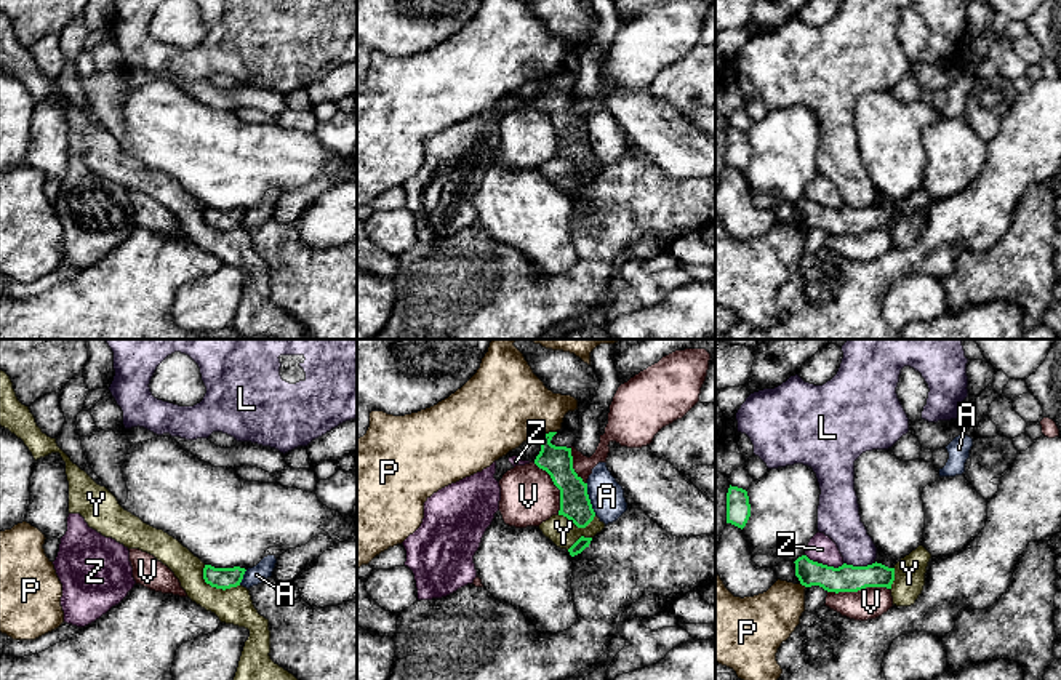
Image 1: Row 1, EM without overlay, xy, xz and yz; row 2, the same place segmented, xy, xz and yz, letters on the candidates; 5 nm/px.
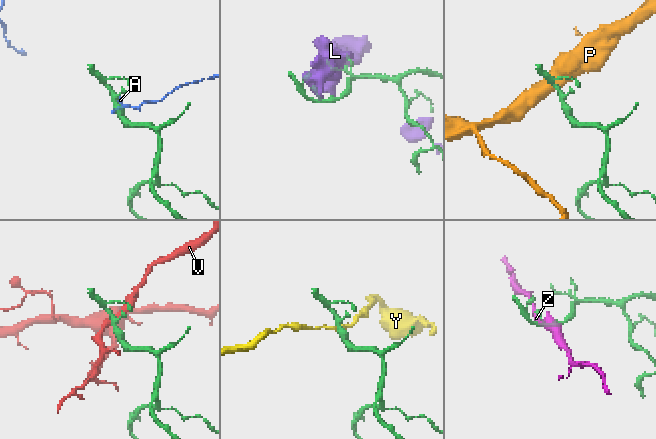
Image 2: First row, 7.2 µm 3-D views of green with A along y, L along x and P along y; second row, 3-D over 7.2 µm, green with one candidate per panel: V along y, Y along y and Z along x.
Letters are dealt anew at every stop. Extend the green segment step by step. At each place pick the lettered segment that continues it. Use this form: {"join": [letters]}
{"join": []}

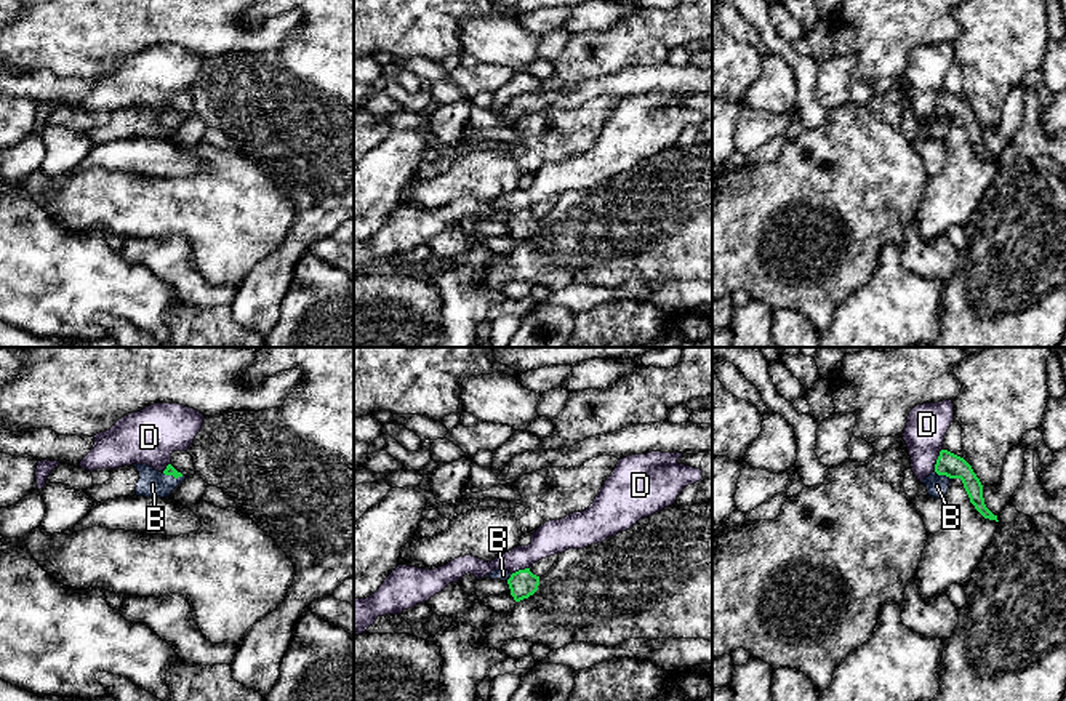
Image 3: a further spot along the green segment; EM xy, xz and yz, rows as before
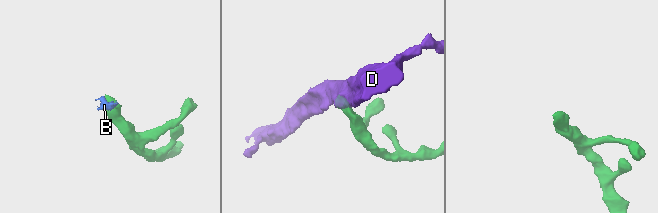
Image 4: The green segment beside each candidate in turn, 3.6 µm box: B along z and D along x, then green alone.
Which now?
{"join": ["B"]}

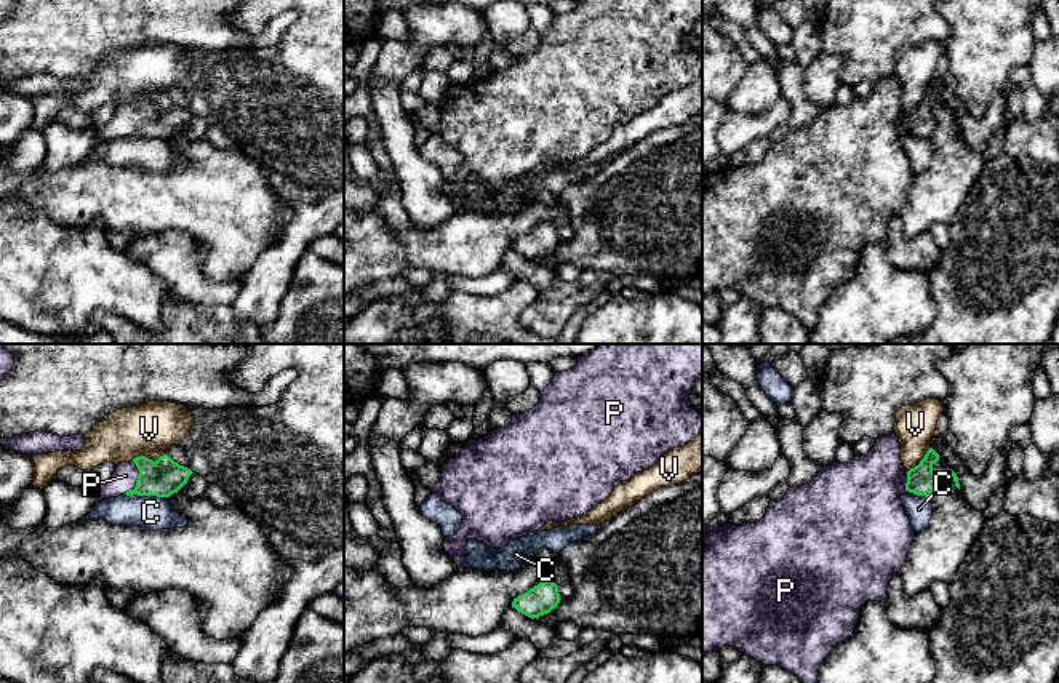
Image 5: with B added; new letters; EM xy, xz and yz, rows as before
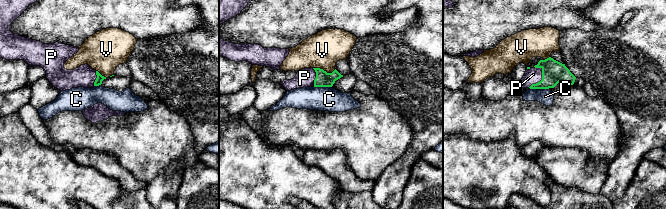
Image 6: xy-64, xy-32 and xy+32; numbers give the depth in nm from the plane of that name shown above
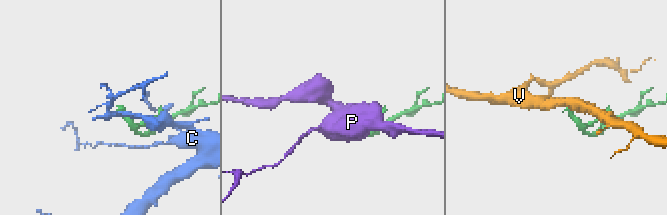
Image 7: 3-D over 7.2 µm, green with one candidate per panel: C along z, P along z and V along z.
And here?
{"join": ["P"]}

